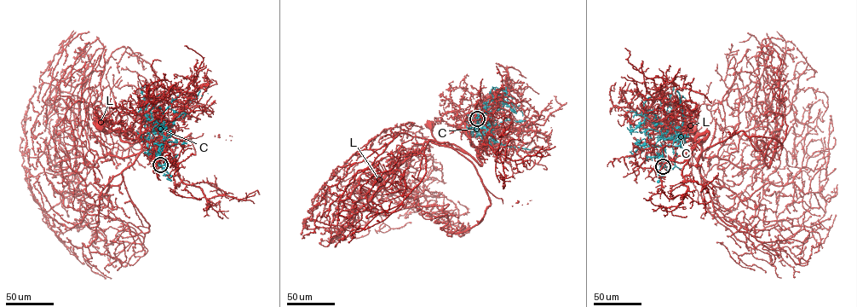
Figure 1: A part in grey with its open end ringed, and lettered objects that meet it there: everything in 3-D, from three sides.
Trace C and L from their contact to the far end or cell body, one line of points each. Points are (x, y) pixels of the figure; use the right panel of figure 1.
C: (663, 166), (658, 157), (665, 147), (681, 143), (676, 128), (672, 146), (674, 167), (659, 182)
L: (664, 167), (658, 161), (686, 153), (698, 136), (708, 133), (699, 141), (700, 145), (704, 135), (689, 130)

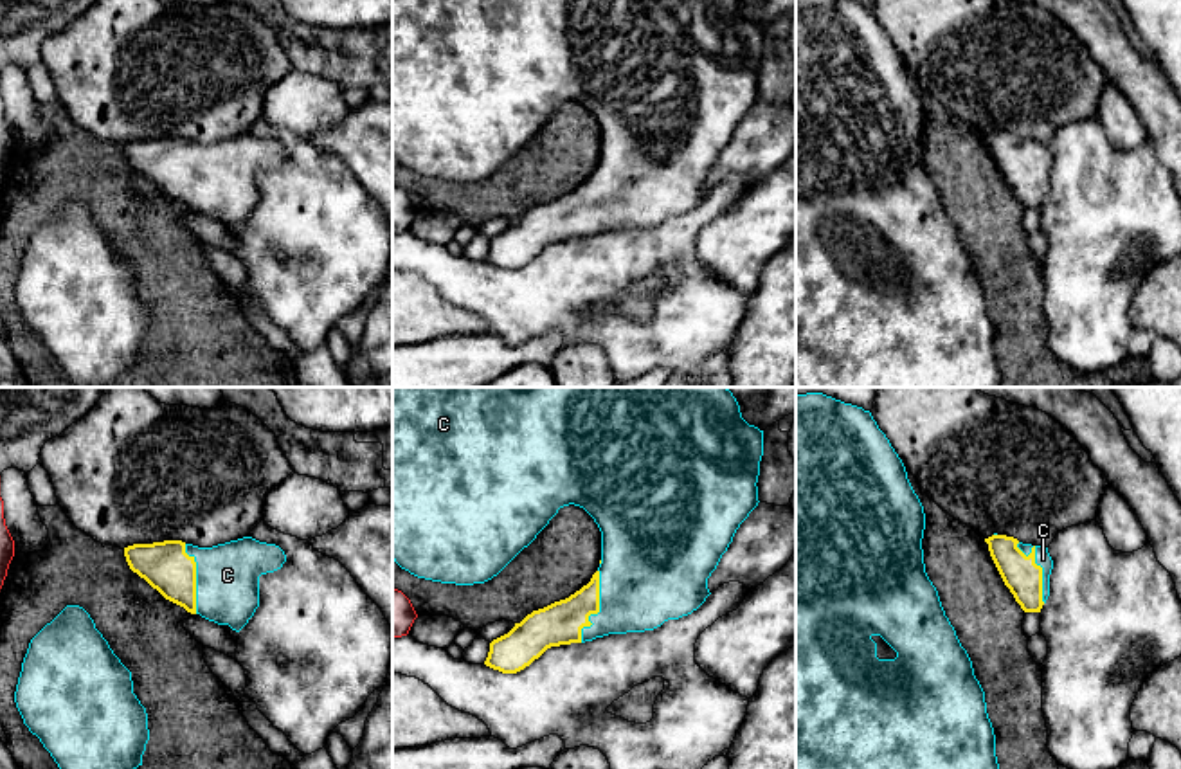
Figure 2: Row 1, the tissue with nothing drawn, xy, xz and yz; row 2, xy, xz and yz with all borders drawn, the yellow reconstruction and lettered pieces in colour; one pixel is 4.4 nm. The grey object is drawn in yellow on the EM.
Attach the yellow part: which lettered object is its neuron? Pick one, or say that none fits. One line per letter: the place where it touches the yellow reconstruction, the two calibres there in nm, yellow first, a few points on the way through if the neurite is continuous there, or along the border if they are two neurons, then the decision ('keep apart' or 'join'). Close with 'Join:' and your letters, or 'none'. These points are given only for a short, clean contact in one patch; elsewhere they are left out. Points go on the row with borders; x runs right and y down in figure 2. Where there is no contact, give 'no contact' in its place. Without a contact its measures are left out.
C: contact xz (598, 609); calibres 190 and 420 nm; join
L: no contact; keep apart
Join: C

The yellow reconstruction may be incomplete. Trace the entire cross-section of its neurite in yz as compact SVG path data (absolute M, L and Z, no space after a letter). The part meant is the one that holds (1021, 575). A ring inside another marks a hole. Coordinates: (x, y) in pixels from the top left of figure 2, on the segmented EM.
M1014 537L985 538L990 556L1015 602L1024 612L1041 612L1050 596L1053 560L1048 547L1023 544Z

